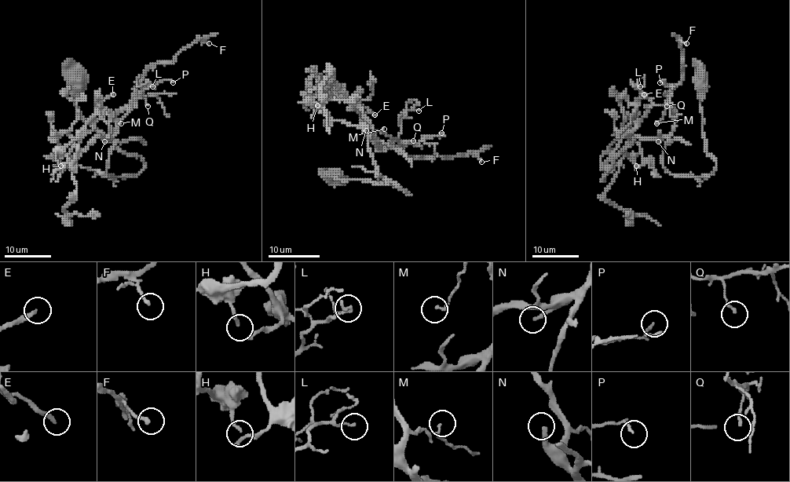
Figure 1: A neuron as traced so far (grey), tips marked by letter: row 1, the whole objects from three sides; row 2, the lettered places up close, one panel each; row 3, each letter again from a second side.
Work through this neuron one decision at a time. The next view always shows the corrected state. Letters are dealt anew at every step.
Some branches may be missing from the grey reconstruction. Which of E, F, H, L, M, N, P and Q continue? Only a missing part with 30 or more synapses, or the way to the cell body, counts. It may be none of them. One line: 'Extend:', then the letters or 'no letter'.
Extend: E, N

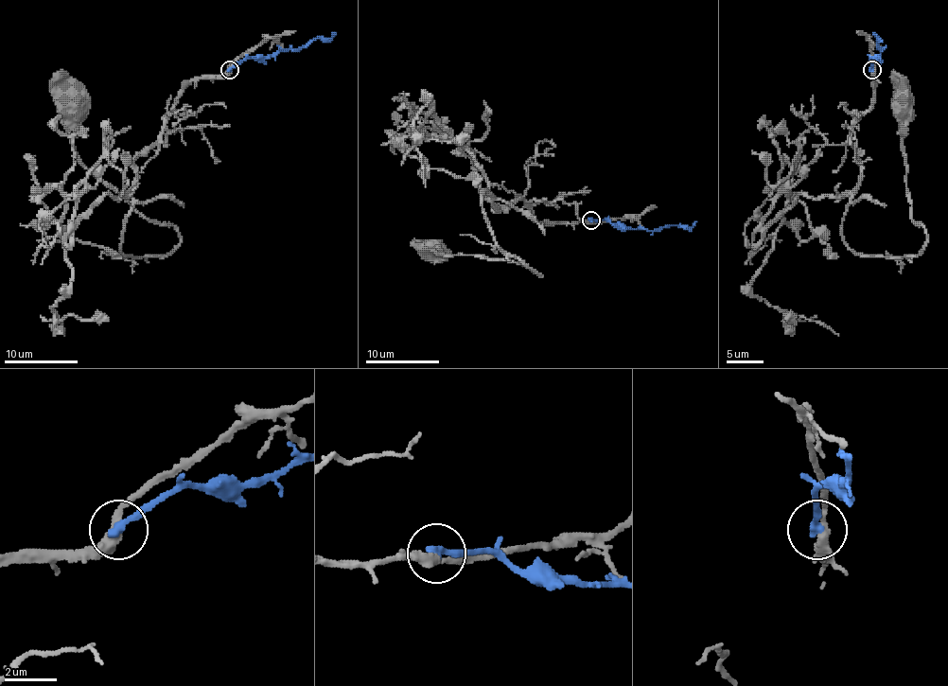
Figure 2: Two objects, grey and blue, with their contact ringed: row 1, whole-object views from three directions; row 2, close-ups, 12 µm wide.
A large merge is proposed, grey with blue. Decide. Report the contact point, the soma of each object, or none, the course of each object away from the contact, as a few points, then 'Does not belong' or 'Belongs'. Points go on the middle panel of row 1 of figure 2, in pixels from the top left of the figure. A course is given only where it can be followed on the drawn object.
Place: (590, 220). Soma of grey: (434, 252). Soma of blue: none. Course of grey: (590, 221), (537, 221), (522, 200), (495, 209), (483, 190), (493, 240), (540, 274), (436, 251). Course of blue: (590, 219), (632, 229), (659, 231), (675, 225), (691, 227), (696, 221). Does not belong

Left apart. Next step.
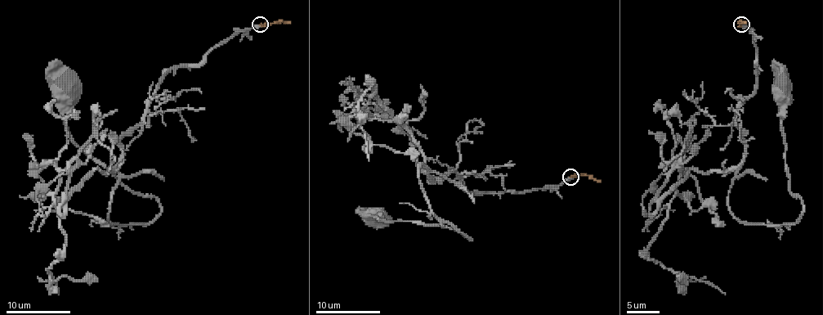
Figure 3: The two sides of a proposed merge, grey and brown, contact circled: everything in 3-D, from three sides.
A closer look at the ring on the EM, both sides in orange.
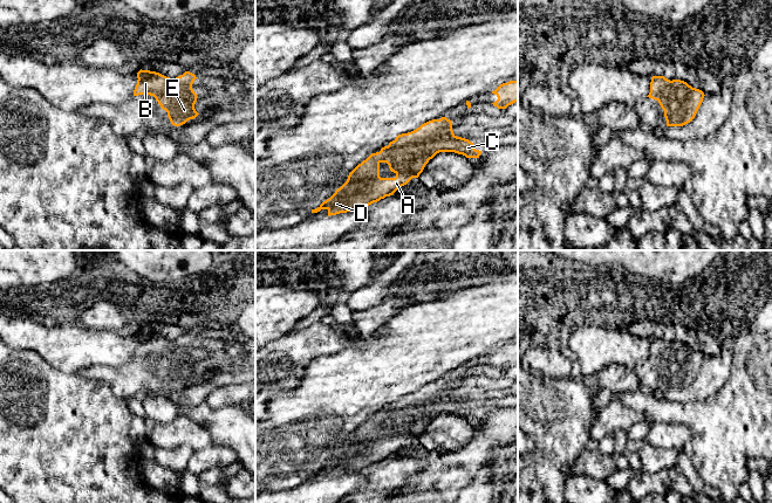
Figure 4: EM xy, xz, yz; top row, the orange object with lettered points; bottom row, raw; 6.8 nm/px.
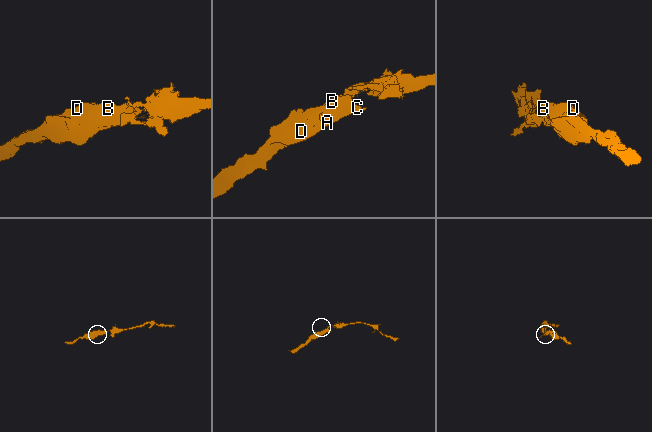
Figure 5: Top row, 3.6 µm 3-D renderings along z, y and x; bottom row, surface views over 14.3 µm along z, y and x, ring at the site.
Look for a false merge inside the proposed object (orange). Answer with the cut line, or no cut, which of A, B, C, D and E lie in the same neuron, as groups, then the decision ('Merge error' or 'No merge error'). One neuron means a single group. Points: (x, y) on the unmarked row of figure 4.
No split. Groups: A B C D E. No merge error

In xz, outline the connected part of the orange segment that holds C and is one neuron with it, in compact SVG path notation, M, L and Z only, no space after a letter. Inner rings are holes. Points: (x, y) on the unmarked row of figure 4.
M446 379L429 383L411 394L398 397L395 402L390 404L388 408L382 409L380 414L371 415L349 435L347 443L342 448L317 470L312 471L312 475L327 471L328 478L330 478L347 474L362 474L363 469L392 457L412 440L418 440L429 422L439 414L455 414L466 420L479 420L481 416L481 413L473 409L472 404L457 399L453 395L452 383ZM381 425L387 425L396 439L381 440Z

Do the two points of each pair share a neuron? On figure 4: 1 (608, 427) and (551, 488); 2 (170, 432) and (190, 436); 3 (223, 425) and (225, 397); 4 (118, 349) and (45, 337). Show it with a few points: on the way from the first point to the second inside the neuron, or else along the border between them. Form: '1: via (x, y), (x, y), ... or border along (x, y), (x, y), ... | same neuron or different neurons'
1: border along (599, 413), (589, 429), (588, 436) | different neurons
2: via (175, 432), (185, 432) | same neuron
3: border along (206, 401), (214, 407), (239, 404) | different neurons
4: via (100, 348), (63, 345) | same neuron

